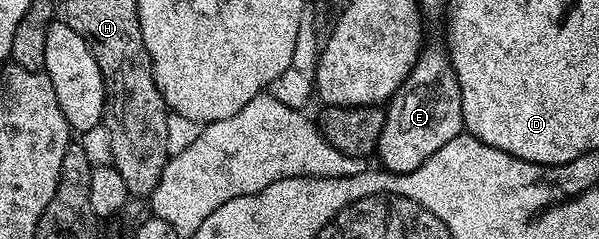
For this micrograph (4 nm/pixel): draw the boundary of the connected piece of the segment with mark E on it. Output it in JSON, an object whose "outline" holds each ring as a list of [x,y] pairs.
{"outline":[[[424,47],[411,75],[386,105],[385,126],[381,130],[377,157],[388,172],[412,172],[424,164],[445,142],[461,135],[463,112],[458,103],[447,104],[447,96],[458,97],[459,83],[451,57],[442,47]]]}

